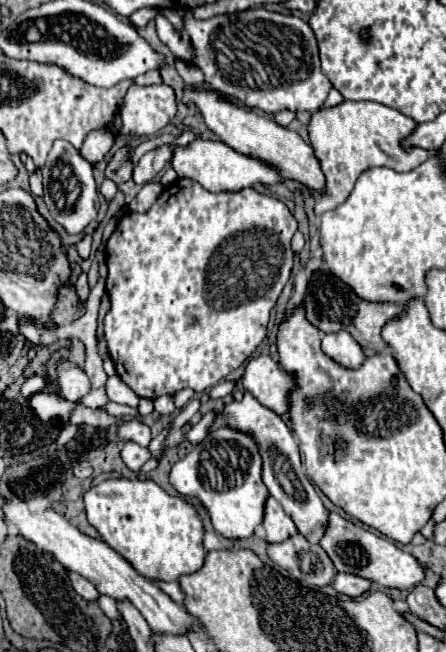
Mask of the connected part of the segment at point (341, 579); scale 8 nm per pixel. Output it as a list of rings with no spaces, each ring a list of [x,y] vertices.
[[[336,573],[334,581],[332,581],[332,587],[334,587],[338,593],[342,593],[342,595],[358,597],[358,595],[362,595],[364,591],[370,589],[370,581],[364,579],[364,577],[352,575],[352,573]]]

